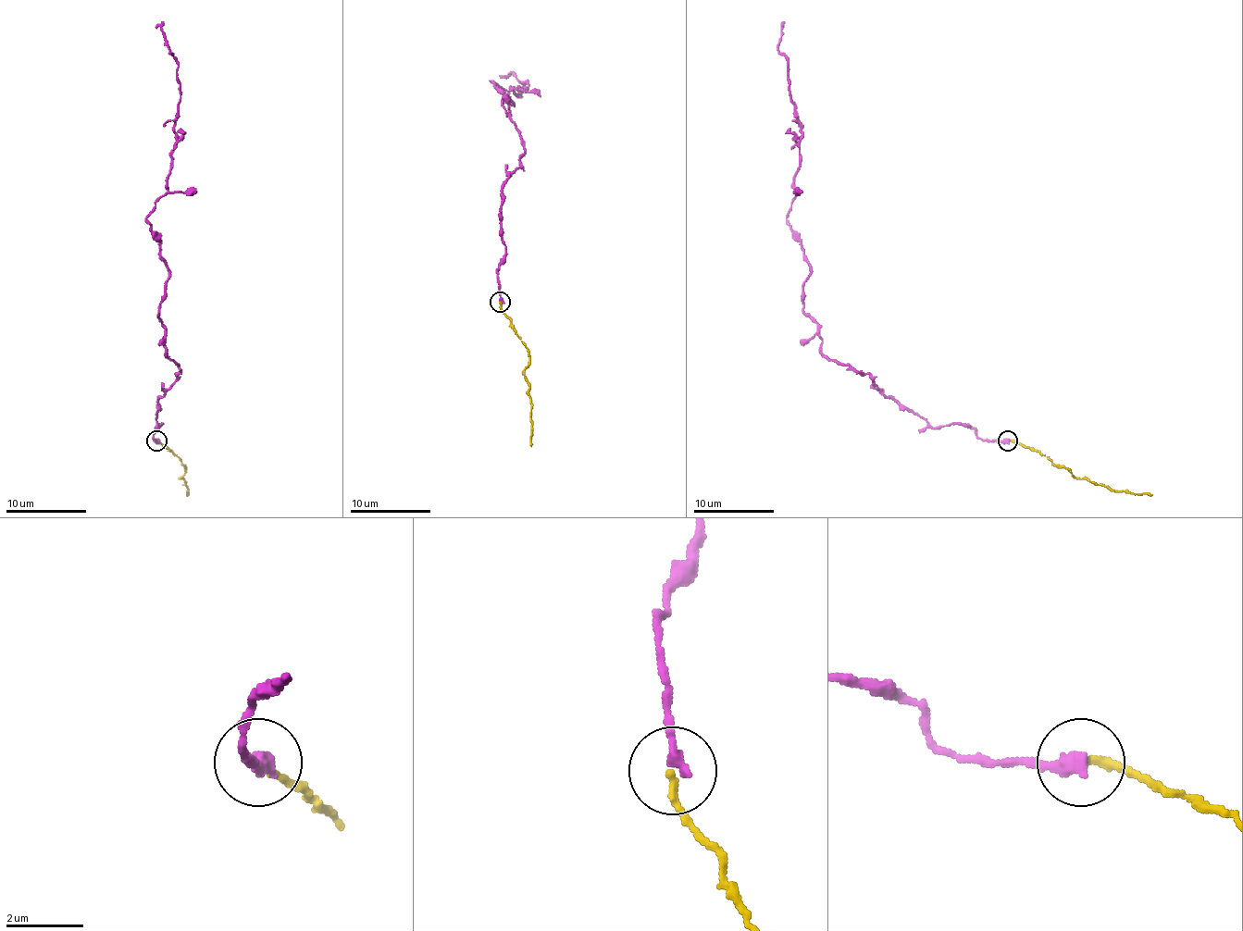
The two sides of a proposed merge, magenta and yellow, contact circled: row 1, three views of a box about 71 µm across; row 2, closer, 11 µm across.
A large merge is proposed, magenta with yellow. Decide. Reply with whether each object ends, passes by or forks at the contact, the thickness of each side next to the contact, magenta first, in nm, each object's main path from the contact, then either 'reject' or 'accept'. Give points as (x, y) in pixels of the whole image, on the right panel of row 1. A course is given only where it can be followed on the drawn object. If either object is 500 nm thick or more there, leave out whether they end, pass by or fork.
magenta ends | yellow ends | 360/200 nm | magenta via (1006, 440), (932, 428), (822, 352), (820, 326), (803, 312), (810, 267), (788, 221), (801, 123), (781, 27) | yellow via (1008, 440), (1040, 452), (1076, 478), (1087, 478), (1112, 490), (1152, 494) | accept

